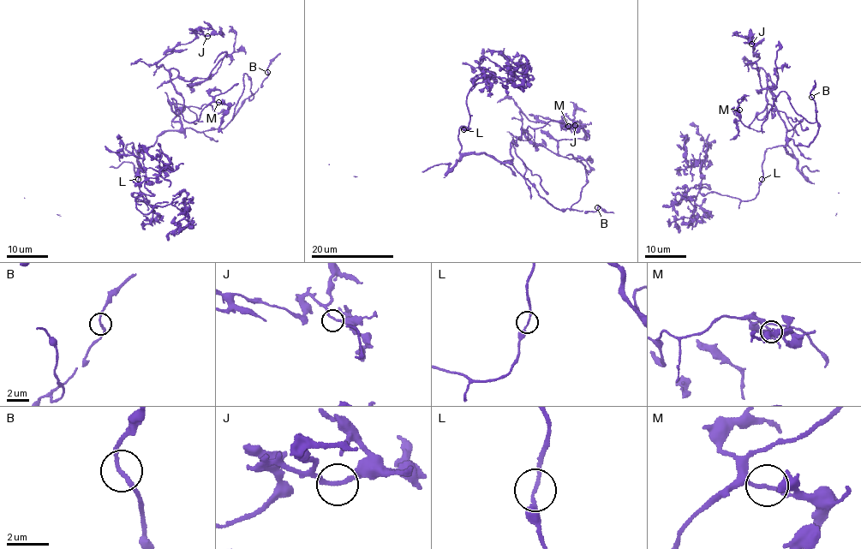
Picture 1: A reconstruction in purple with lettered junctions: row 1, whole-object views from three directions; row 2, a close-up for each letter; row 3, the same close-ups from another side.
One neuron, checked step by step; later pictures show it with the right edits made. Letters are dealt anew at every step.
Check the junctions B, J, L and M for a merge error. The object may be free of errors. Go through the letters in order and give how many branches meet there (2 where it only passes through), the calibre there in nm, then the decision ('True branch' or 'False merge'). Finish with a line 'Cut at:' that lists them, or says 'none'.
B: Branches: 2. Thickness 170 nm. True branch
J: Branches: 2. Thickness 180 nm. True branch
L: Branches: 2. Thickness 150 nm. True branch
M: Branches: 2. Thickness 150 nm. True branch
Cut at: none

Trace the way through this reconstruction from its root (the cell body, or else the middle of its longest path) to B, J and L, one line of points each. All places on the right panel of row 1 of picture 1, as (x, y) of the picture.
B: (792, 153), (788, 155), (786, 149), (789, 139), (794, 145), (807, 146), (816, 134), (816, 106), (811, 96)
J: (792, 153), (777, 110), (756, 116), (768, 76), (752, 67), (751, 44)
L: (792, 153), (787, 146), (766, 149), (762, 179)

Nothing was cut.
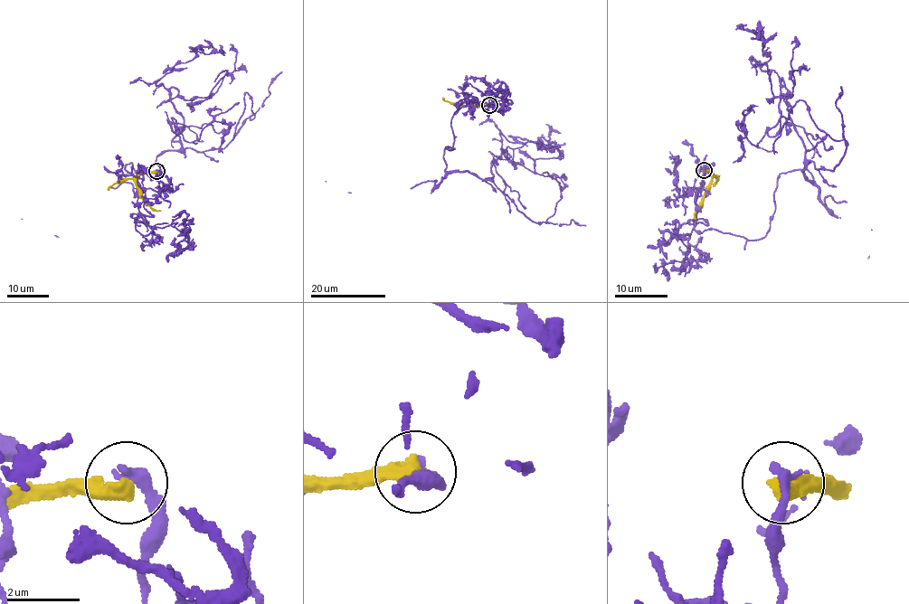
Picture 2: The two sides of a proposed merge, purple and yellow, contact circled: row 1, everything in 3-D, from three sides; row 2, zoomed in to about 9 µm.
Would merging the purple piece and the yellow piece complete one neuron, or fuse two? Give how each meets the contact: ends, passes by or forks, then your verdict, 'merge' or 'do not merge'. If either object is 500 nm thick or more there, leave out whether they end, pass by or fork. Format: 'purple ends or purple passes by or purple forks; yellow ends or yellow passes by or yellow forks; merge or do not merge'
purple ends; yellow ends; do not merge

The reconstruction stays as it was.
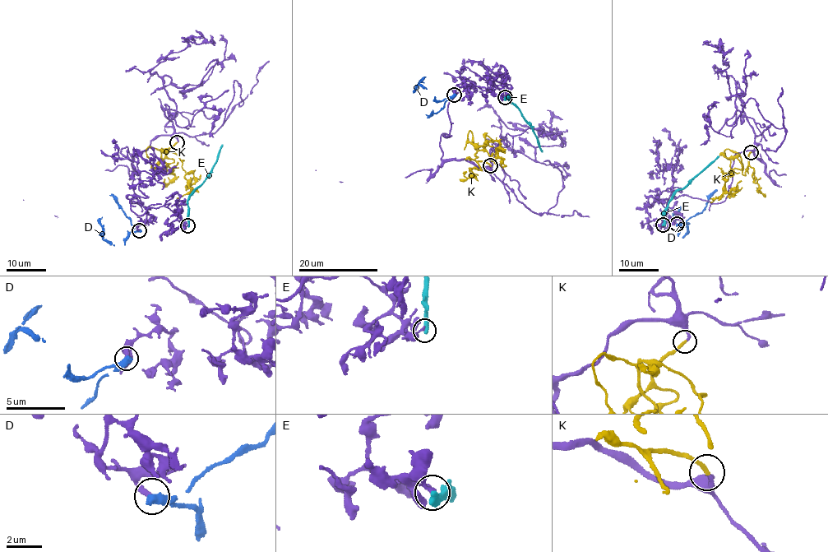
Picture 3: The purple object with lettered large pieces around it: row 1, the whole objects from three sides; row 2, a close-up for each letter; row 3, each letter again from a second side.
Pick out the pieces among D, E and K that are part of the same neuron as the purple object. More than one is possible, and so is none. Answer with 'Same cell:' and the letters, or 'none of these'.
Same cell: K

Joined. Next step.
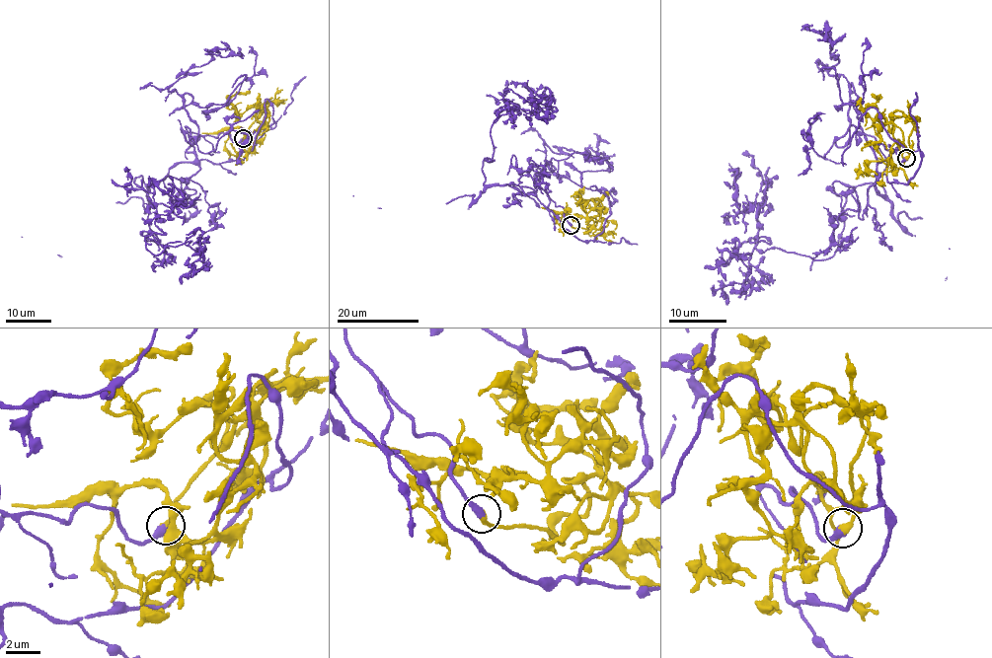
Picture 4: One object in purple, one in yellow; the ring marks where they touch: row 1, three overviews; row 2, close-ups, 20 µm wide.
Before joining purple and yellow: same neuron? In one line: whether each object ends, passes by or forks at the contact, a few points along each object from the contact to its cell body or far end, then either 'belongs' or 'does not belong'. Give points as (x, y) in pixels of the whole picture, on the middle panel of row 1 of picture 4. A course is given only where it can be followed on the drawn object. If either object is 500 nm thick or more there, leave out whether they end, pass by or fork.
purple ends there; yellow ends there; purple runs (571, 225), (535, 177), (531, 193), (484, 182), (491, 125), (508, 105), (528, 112), (544, 98), (528, 80); yellow runs (571, 225), (586, 233), (600, 221), (599, 206), (585, 217), (556, 218), (564, 235); belongs

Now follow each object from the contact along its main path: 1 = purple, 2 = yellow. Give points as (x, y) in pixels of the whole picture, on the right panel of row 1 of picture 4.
1: (905, 157), (864, 134), (884, 194), (849, 187), (812, 259), (748, 241), (762, 205), (737, 213), (728, 164)
2: (905, 157), (910, 138), (907, 149), (894, 125), (877, 120), (875, 149), (889, 161), (897, 141), (917, 185)

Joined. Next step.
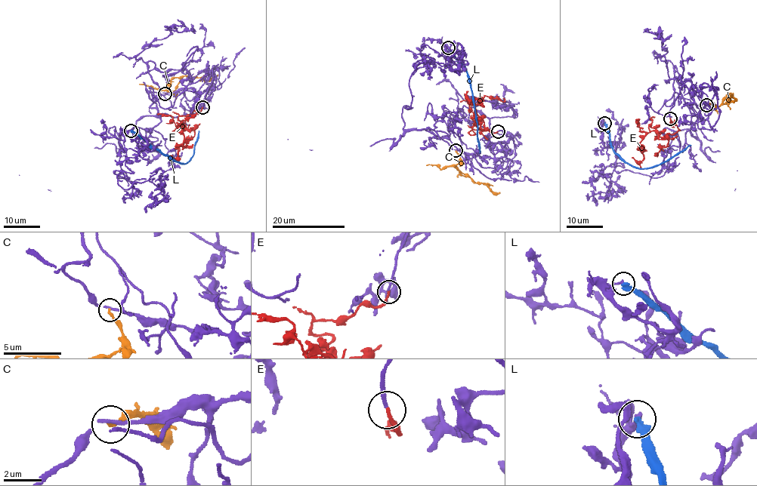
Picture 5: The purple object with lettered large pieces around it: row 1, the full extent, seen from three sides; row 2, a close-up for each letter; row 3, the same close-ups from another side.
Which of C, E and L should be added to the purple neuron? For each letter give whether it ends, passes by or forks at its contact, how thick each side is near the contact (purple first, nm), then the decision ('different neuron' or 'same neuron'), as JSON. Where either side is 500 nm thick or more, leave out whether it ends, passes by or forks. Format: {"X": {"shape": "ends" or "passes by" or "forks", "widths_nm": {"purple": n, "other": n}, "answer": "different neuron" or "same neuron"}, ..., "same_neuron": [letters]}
{"C": {"shape": "ends", "widths_nm": {"purple": 140, "other": 180}, "answer": "different neuron"}, "E": {"shape": "ends", "widths_nm": {"purple": 170, "other": 170}, "answer": "same neuron"}, "L": {"shape": "ends", "widths_nm": {"purple": 200, "other": 360}, "answer": "different neuron"}, "same_neuron": ["E"]}

